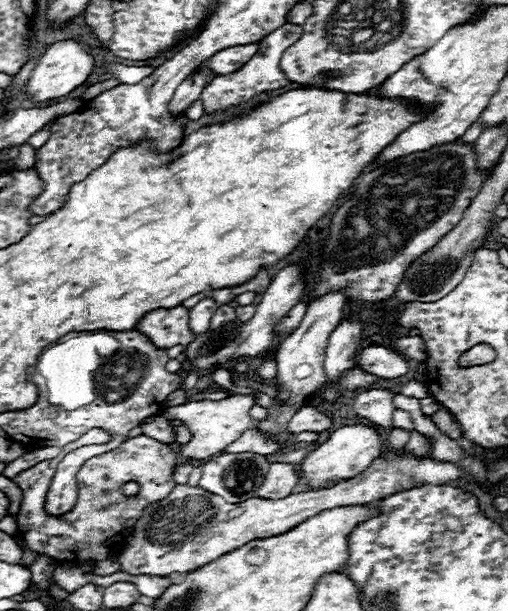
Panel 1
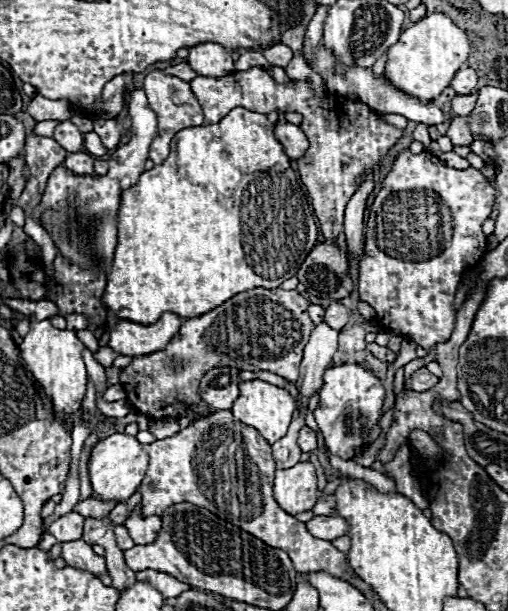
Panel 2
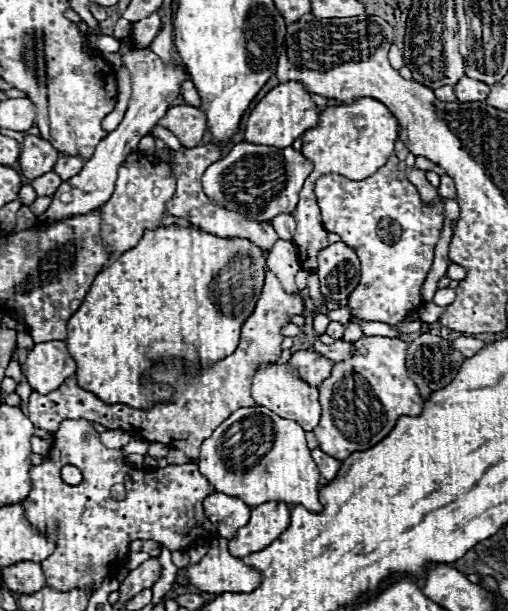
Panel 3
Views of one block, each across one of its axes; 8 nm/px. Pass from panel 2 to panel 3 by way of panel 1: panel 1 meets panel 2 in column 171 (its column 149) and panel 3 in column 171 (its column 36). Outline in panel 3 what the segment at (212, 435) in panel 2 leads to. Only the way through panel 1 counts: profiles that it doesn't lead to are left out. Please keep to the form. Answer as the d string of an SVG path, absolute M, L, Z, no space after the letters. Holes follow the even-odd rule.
M84 418L60 422L58 432L54 434L54 446L52 446L52 450L50 450L48 460L46 460L44 464L40 464L40 466L32 466L32 468L30 468L30 476L32 476L32 490L30 490L30 494L28 494L28 500L22 502L22 504L24 504L24 510L26 510L26 518L28 518L32 524L56 524L56 526L58 526L58 532L56 532L56 550L54 550L54 554L50 554L46 560L42 560L42 570L44 570L44 574L46 574L46 582L48 582L48 586L52 586L52 588L56 588L56 590L72 590L72 588L78 586L78 588L86 590L88 594L92 594L92 590L94 590L96 586L100 586L100 582L102 582L106 576L110 576L112 570L116 570L116 568L110 568L110 566L122 566L122 560L124 560L124 556L128 554L128 546L130 546L130 542L134 542L134 540L154 540L154 542L158 542L162 548L168 548L170 552L176 552L176 550L184 550L184 548L194 546L198 540L210 540L210 538L218 536L214 524L208 520L208 516L204 514L204 508L202 508L202 500L206 498L206 494L214 494L216 490L214 490L214 486L198 472L198 466L196 466L194 462L188 462L188 464L168 464L166 468L156 468L156 470L148 470L148 468L136 470L134 466L128 464L128 460L126 460L126 456L124 456L122 450L110 450L110 448L106 448L106 446L100 442L100 434L92 428L92 422L90 422L90 420L84 420ZM86 434L90 434L88 440L84 440ZM60 464L74 464L74 466L82 472L84 480L80 482L80 486L68 486L66 482L62 482L62 478L60 478ZM26 502L28 502L28 504L26 504ZM26 506L28 506L28 508L26 508Z

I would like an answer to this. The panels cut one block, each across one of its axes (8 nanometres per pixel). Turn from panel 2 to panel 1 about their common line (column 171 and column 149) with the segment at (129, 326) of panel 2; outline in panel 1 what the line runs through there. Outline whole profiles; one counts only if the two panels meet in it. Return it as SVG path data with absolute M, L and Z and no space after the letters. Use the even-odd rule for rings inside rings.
M182 306L158 308L148 312L136 328L160 350L168 350L178 344L186 348L196 338L188 328L188 312L190 310Z

